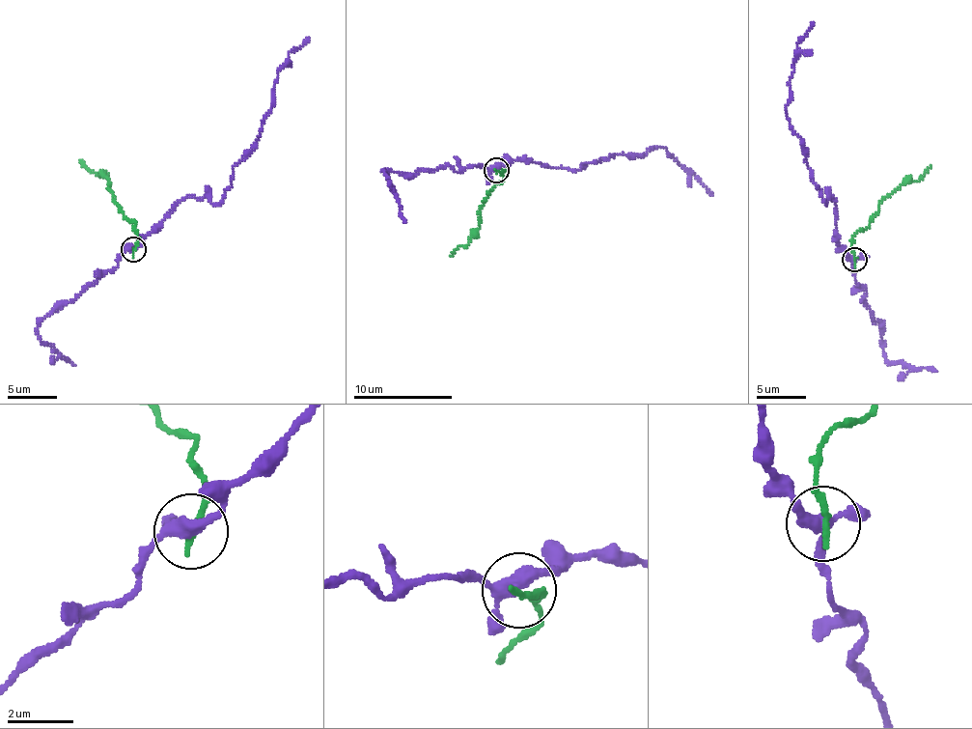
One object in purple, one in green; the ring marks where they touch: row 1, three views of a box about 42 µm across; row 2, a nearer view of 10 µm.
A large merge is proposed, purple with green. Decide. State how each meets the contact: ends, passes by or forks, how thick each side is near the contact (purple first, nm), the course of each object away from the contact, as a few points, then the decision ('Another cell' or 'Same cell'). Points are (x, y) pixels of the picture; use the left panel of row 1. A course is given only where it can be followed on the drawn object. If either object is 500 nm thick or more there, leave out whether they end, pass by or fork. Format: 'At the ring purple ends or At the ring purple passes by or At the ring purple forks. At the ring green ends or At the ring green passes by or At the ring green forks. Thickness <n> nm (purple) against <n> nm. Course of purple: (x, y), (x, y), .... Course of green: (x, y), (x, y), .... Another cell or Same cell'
At the ring purple forks. At the ring green ends. Thickness 320 nm (purple) against 240 nm. Course of purple: (133, 247), (187, 198), (218, 203), (274, 101), (278, 69), (309, 38). Course of green: (133, 250), (136, 224), (125, 216), (107, 180), (79, 159). Another cell

